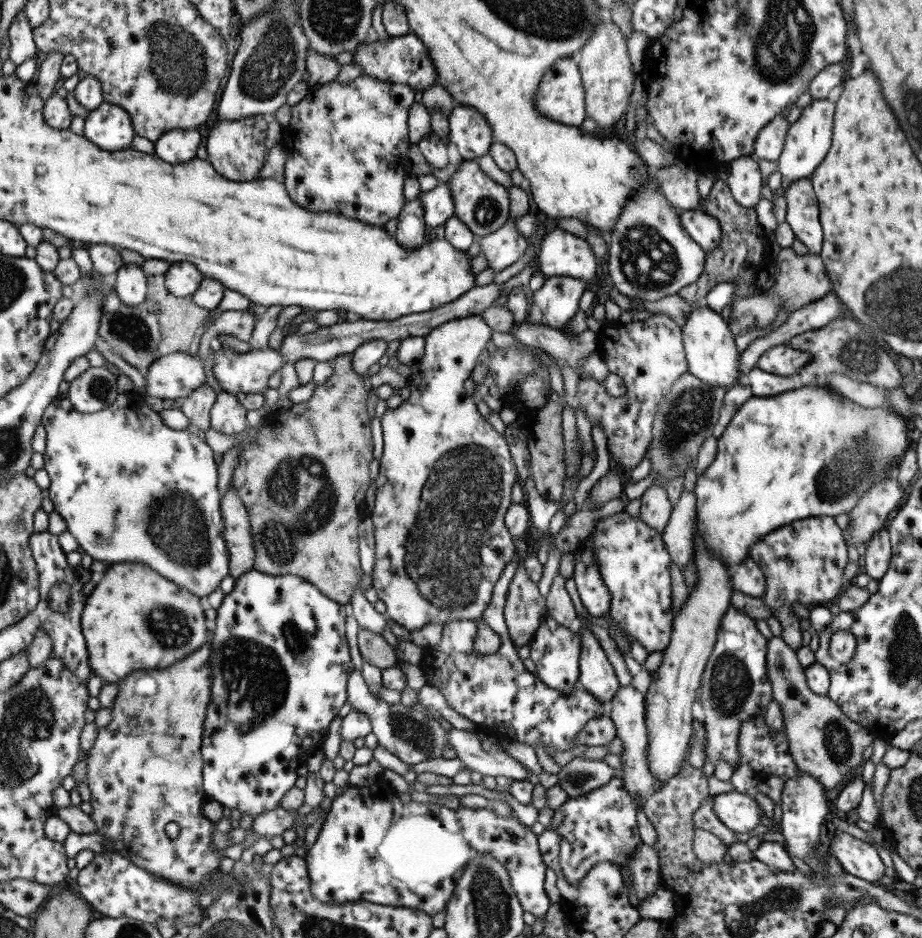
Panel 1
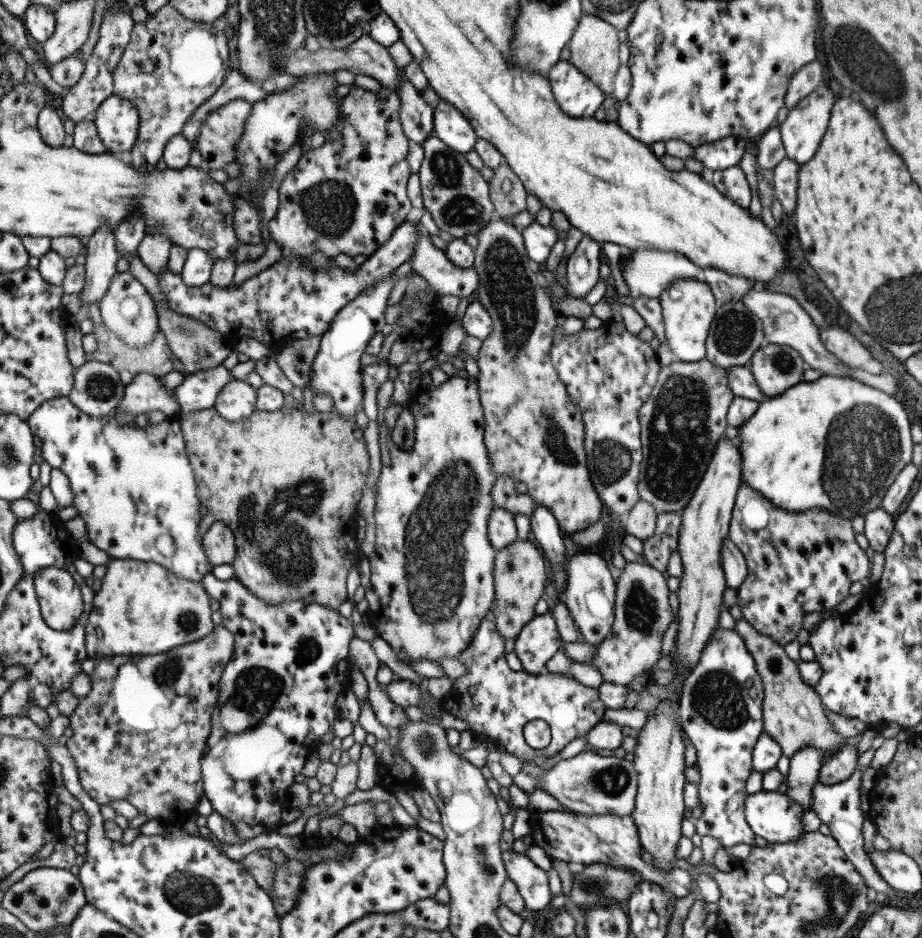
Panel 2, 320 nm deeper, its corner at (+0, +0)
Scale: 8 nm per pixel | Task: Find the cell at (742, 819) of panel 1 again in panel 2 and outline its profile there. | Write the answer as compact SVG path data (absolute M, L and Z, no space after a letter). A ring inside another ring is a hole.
M761 789L745 797L744 819L754 834L764 838L767 843L797 840L804 833L801 823L803 813L804 810L785 793Z

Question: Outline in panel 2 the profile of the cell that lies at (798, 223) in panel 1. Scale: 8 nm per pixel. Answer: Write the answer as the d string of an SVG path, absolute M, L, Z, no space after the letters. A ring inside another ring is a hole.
M782 158L773 168L773 189L780 210L792 218L796 208L796 188L799 165L790 158Z

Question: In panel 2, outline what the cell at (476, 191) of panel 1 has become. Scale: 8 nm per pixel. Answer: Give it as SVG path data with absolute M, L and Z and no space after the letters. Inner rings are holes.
M433 134L424 140L421 148L423 160L416 174L419 175L422 204L438 230L455 238L464 237L474 235L491 220L501 220L490 201L488 183L467 163L465 154L455 152Z

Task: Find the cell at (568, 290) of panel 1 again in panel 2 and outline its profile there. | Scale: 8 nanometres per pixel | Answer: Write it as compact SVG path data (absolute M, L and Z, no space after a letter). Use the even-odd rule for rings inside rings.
M583 235L575 249L566 258L567 296L583 298L598 281L601 244Z

